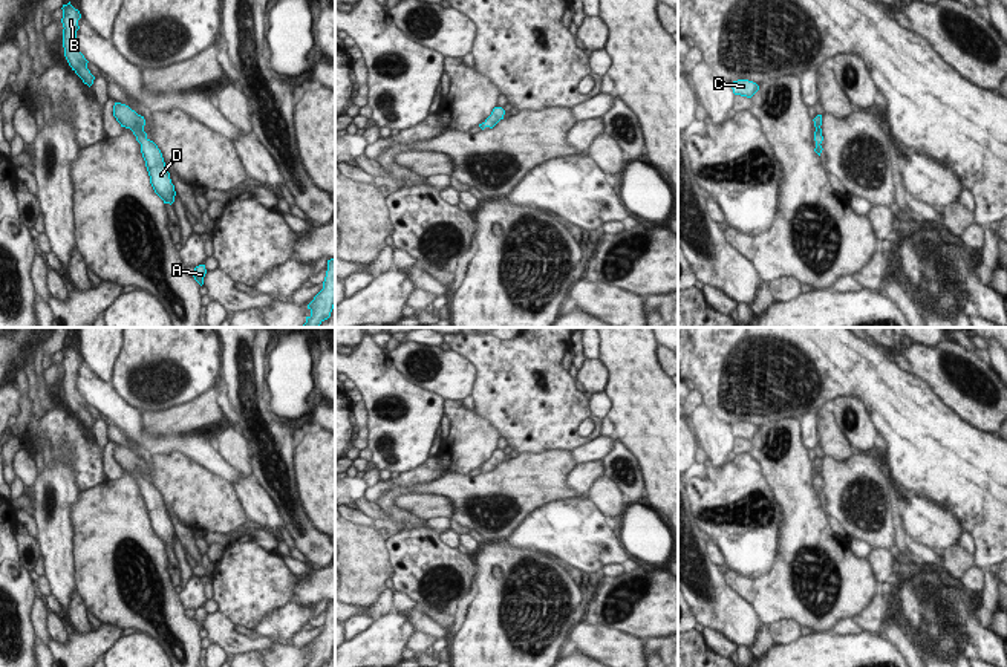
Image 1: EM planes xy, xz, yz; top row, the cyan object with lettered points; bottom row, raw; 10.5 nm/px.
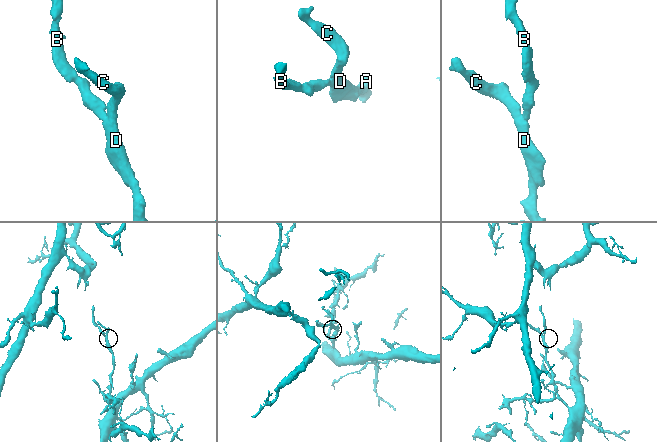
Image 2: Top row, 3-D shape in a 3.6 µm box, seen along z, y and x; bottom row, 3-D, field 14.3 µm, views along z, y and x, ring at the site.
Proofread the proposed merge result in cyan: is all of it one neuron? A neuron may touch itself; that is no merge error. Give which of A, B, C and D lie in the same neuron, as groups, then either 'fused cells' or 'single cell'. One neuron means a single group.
A B C D; single cell

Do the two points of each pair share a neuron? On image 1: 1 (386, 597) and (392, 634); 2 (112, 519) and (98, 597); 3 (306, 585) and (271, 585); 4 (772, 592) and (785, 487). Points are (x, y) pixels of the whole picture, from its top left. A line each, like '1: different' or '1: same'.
1: different
2: same
3: different
4: same

